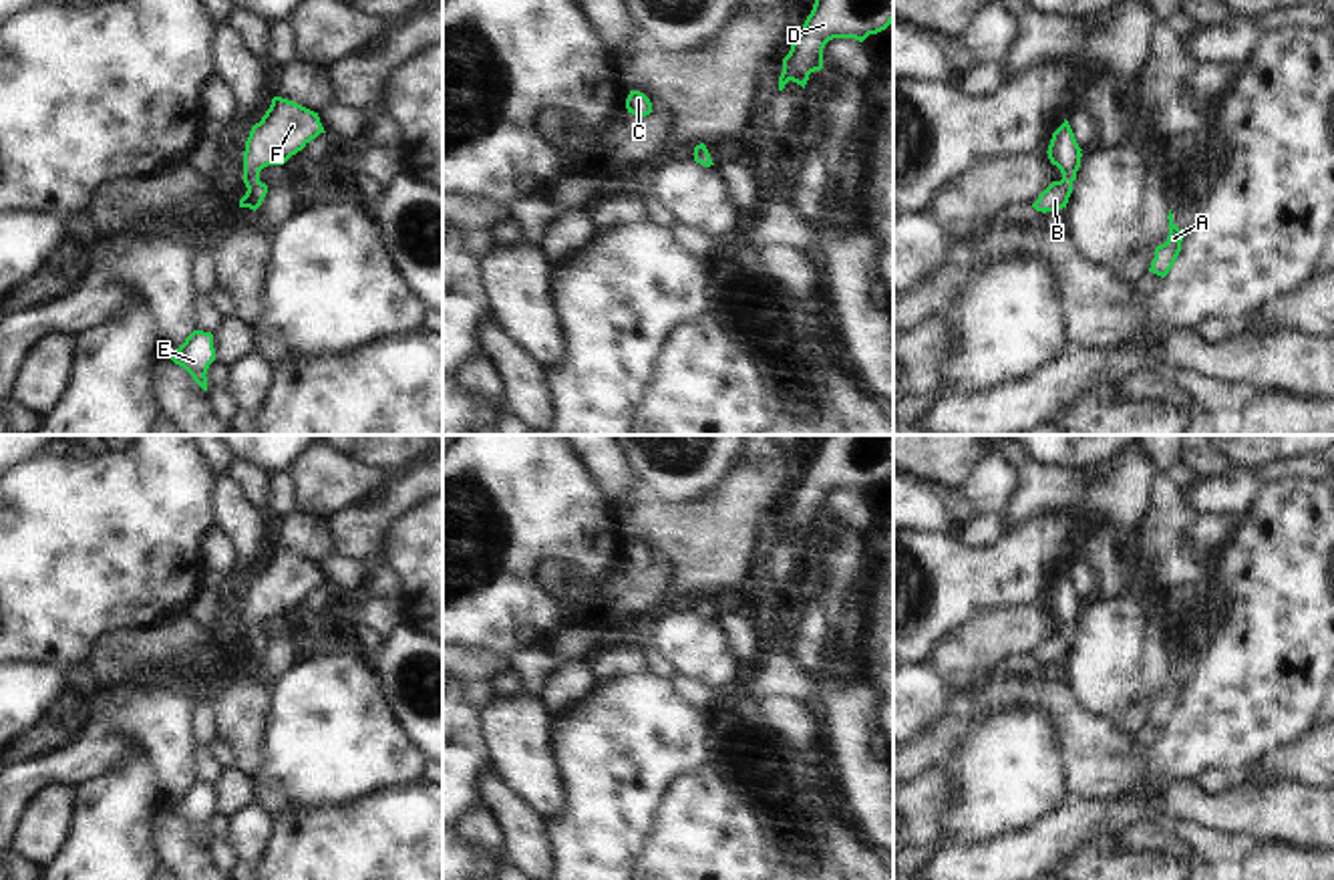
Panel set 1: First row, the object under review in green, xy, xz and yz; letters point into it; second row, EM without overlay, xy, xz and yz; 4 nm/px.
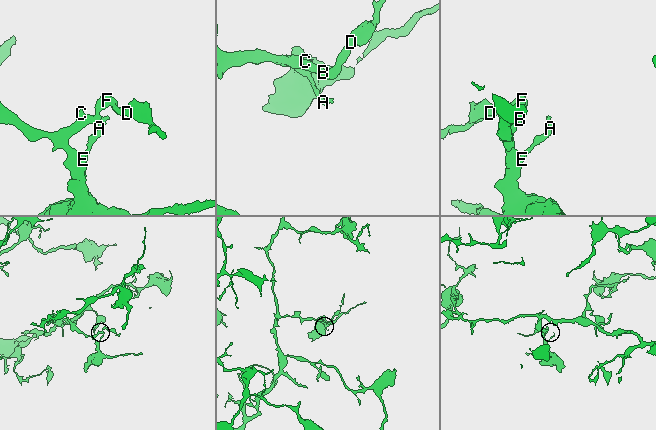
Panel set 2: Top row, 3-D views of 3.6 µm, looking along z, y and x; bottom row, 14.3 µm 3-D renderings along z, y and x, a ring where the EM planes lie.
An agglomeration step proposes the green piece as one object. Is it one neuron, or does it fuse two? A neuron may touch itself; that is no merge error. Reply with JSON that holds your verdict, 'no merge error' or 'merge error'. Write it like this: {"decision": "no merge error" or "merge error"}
{"decision": "no merge error"}

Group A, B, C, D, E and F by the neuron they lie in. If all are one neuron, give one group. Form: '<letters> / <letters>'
A B C D E F

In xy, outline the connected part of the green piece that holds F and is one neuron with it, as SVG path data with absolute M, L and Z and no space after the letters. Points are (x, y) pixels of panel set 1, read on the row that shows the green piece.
M274 97L270 109L252 127L245 141L243 183L247 191L239 199L239 207L256 211L268 193L268 185L260 181L260 171L268 165L284 165L320 133L326 131L318 113L294 101Z

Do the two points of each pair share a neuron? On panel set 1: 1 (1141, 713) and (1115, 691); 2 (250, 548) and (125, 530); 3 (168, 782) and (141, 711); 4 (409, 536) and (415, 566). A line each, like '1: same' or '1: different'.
1: different
2: different
3: same
4: same

